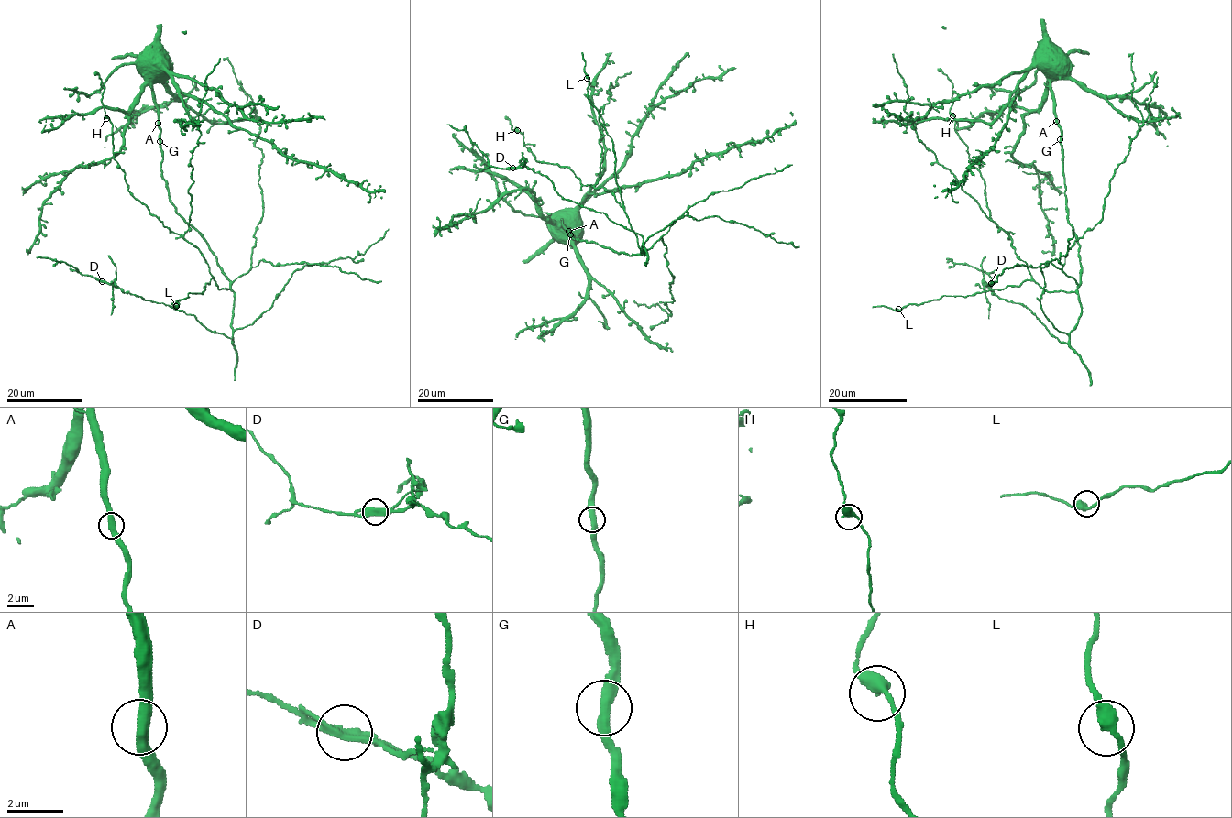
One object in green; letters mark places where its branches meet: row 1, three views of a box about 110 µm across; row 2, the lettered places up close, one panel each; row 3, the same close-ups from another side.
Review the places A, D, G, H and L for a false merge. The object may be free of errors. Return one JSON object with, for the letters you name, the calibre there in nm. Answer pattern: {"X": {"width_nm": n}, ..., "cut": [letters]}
{"D": {"width_nm": 420}, "cut": ["D"]}

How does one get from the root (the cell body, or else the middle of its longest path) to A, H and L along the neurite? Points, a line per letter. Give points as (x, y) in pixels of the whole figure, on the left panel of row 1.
A: (151, 73), (152, 98), (158, 112), (158, 123)
H: (151, 73), (168, 198), (206, 242), (229, 289), (219, 289), (199, 250), (128, 190), (106, 118)
L: (151, 73), (168, 198), (230, 282), (229, 289), (219, 289), (212, 278), (202, 293), (189, 292), (176, 306)

